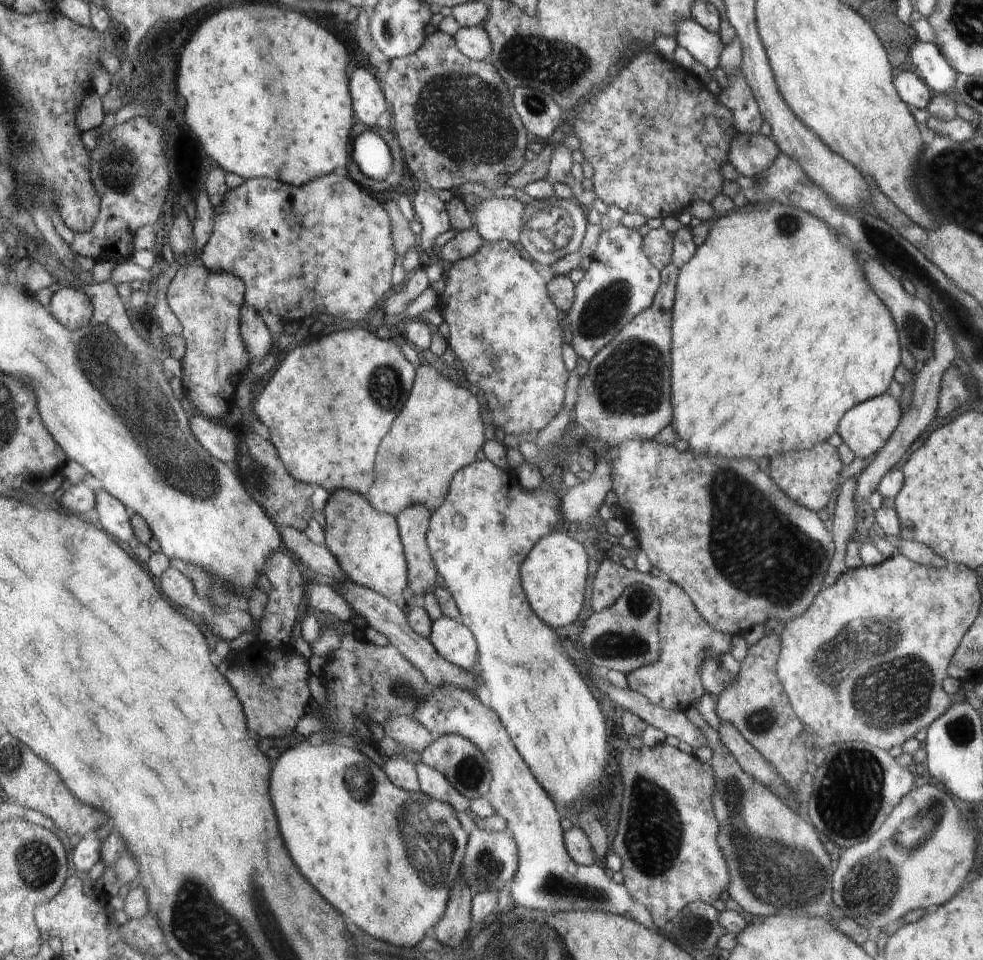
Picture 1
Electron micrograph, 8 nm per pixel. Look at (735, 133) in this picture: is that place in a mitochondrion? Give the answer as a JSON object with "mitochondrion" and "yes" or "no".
{"mitochondrion":"no"}

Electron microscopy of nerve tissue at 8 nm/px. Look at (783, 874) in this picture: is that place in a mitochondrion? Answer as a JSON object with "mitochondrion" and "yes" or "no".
{"mitochondrion":"yes"}

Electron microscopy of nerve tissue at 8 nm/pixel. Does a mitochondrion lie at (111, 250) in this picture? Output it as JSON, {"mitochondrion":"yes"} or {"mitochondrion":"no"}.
{"mitochondrion":"no"}

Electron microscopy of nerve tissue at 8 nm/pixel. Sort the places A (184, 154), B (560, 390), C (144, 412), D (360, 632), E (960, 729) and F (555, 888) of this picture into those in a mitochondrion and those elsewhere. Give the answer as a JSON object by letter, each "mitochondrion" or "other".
{"A":"other","B":"other","C":"mitochondrion","D":"other","E":"mitochondrion","F":"mitochondrion"}

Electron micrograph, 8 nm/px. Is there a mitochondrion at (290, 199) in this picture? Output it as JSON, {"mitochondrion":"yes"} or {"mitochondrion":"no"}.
{"mitochondrion":"no"}

